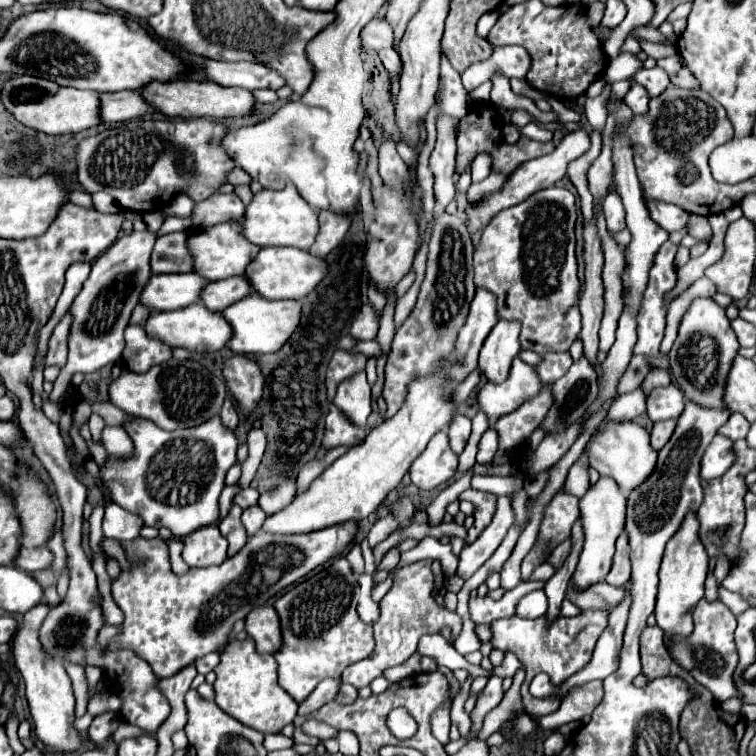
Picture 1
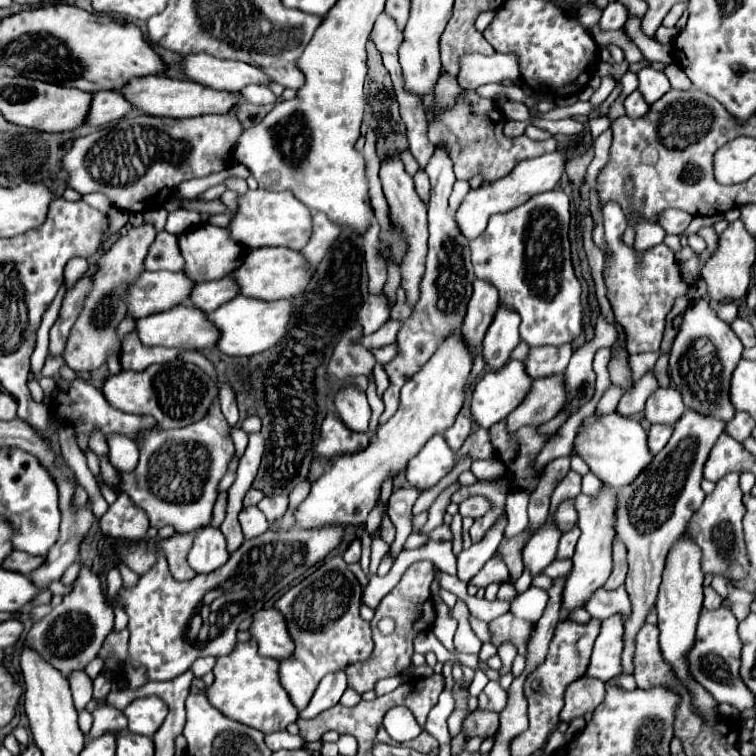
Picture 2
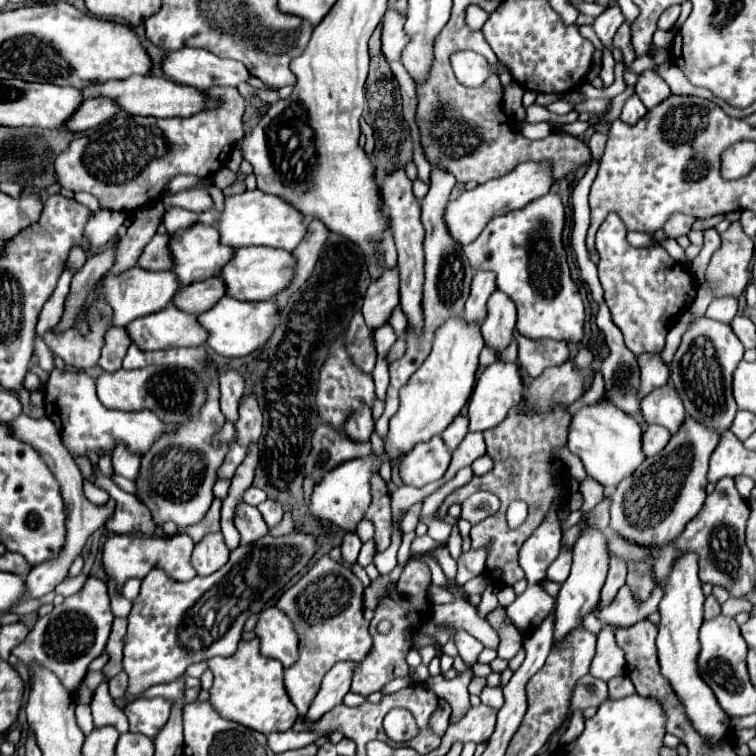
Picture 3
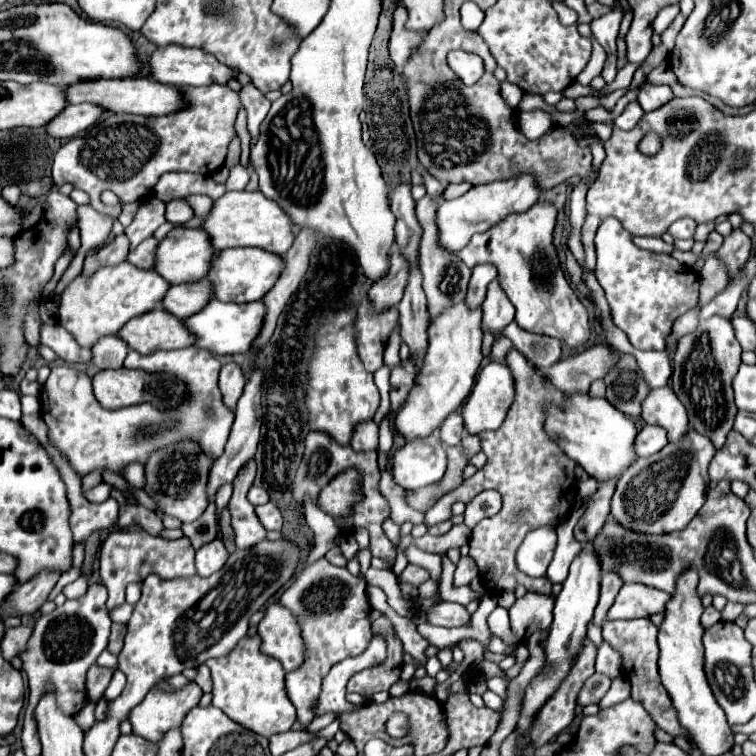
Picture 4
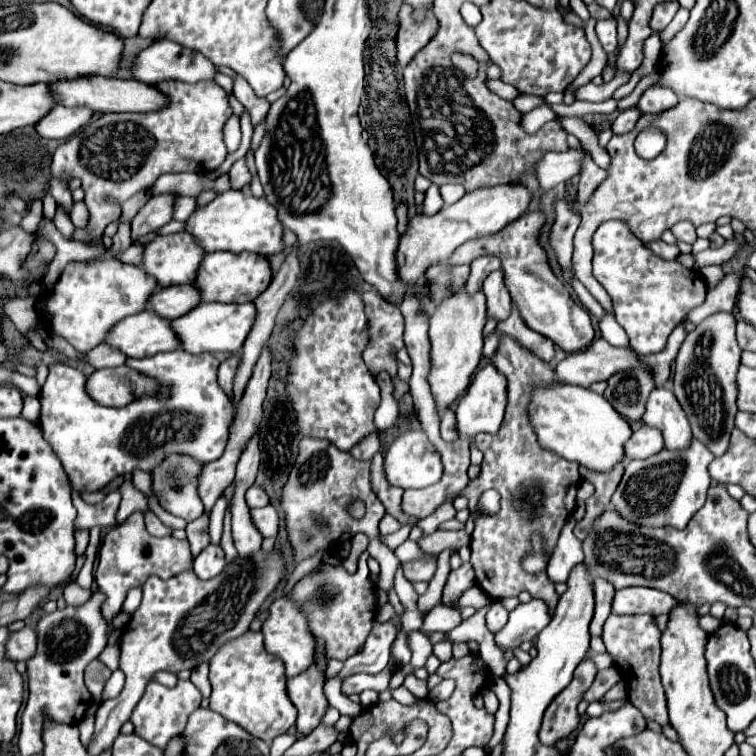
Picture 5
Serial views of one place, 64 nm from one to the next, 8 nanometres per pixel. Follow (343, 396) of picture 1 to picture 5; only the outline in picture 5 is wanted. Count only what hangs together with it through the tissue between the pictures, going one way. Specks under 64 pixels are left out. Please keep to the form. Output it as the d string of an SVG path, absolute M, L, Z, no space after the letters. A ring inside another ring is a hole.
M368 436L368 438L364 438L360 444L356 444L356 448L352 448L350 454L352 454L356 460L372 460L378 450L380 450L380 440L378 440L378 436Z

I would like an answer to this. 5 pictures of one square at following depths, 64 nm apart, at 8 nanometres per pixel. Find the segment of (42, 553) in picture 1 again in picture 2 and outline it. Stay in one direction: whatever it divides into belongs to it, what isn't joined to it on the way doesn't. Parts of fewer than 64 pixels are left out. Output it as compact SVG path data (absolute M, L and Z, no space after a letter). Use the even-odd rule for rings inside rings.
M14 550L6 560L4 560L4 568L6 570L14 570L14 572L20 572L20 574L30 574L32 570L36 570L40 564L42 564L44 558L36 558L36 556L30 556L26 552L20 552L20 550Z

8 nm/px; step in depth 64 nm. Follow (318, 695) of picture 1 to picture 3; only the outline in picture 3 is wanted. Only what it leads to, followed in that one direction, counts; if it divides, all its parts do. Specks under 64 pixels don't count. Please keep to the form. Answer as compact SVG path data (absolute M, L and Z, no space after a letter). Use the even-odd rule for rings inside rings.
M342 660L338 664L332 666L332 670L324 676L320 692L316 694L306 720L320 720L320 716L324 716L326 712L330 712L332 708L344 704L344 696L350 690L350 678L352 678L352 668L356 668L358 662L352 660Z

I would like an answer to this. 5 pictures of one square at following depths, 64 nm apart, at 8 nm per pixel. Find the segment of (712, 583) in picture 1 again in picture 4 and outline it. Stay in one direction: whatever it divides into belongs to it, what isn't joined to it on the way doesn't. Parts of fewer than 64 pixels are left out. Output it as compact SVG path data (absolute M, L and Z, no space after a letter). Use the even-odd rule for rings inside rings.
M713 605L704 609L701 616L701 624L704 628L710 627L721 620L721 613Z

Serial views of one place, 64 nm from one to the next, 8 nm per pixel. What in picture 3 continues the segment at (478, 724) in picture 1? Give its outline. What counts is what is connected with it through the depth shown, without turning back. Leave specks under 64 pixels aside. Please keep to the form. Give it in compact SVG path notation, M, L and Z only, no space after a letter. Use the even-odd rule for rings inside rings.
M486 685L480 695L480 699L482 704L499 710L504 704L502 688L494 688Z

